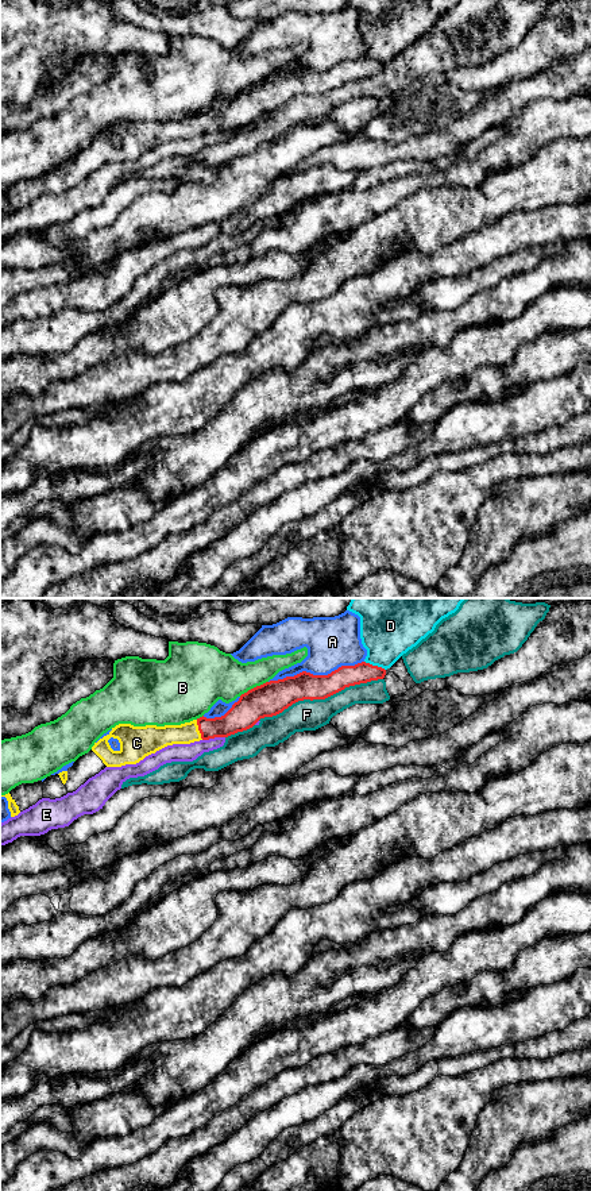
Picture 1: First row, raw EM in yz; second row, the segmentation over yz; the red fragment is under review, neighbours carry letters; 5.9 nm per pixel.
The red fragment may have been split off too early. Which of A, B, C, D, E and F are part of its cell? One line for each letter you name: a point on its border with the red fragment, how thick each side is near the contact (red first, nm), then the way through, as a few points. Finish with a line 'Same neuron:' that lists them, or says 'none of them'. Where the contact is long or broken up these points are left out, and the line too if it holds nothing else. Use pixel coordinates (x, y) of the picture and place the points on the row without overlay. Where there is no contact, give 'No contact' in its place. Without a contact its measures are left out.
C: Touches red at yz (199, 124). Thickness 160 nm (red) against 140 nm. Path across: yz (238, 114), (223, 122), (199, 124), (158, 133)
Same neuron: C

